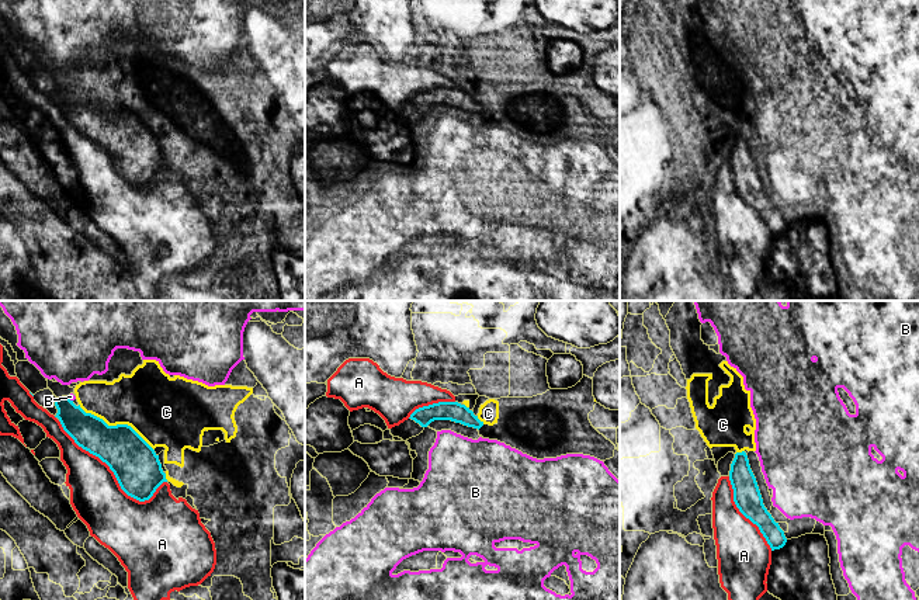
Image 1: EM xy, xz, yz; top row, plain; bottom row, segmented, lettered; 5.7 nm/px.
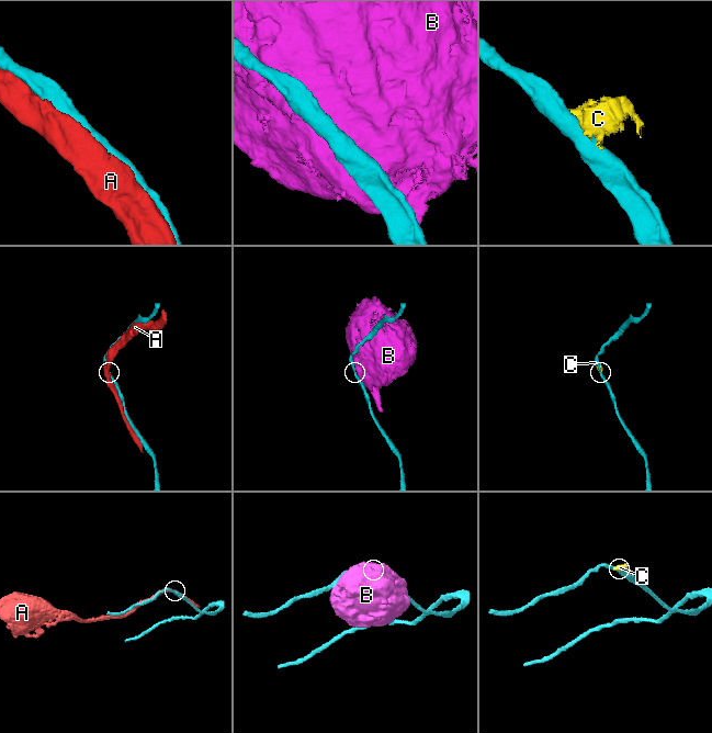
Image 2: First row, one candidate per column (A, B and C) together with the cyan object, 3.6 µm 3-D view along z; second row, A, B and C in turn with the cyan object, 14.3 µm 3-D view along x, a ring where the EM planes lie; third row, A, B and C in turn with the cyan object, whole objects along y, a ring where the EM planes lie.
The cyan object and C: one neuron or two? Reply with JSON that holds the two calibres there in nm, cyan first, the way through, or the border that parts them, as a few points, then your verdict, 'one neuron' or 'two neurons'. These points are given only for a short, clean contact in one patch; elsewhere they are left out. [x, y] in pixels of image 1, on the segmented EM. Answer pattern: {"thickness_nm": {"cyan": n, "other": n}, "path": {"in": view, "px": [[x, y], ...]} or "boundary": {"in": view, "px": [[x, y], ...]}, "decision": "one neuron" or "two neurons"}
{"thickness_nm": {"cyan": 260, "other": 380}, "decision": "two neurons"}

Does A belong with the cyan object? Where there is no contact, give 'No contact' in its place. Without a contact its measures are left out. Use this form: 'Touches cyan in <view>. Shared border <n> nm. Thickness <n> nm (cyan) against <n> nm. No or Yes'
Touches cyan in xy. Shared border 700 nm. Thickness 260 nm (cyan) against 320 nm. No

